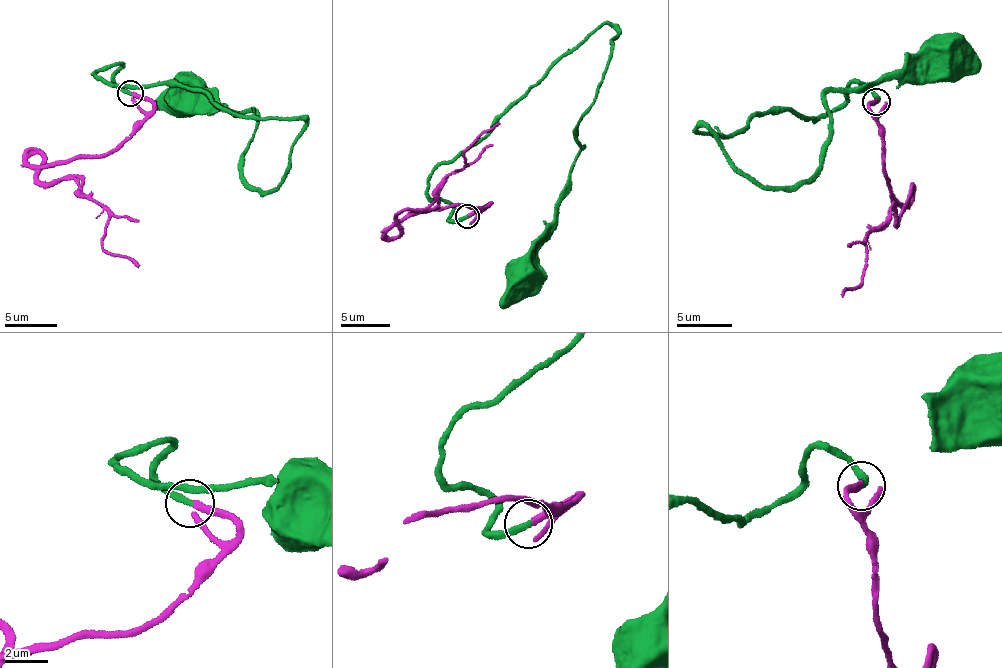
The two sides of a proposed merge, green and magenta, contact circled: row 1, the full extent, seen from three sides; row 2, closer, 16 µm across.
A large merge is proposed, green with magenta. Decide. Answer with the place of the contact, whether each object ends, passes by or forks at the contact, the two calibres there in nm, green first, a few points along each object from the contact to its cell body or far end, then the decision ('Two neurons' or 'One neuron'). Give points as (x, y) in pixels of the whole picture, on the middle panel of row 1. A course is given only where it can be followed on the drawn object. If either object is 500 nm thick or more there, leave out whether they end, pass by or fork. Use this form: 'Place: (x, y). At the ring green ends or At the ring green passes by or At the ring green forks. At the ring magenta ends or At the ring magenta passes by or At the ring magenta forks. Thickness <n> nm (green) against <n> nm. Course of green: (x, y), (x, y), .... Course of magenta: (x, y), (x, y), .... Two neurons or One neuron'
Place: (467, 216). At the ring green ends. At the ring magenta ends. Thickness 320 nm (green) against 320 nm. Course of green: (467, 216), (449, 219), (429, 177), (611, 24), (598, 93), (574, 134), (582, 149), (529, 275). Course of magenta: (467, 216), (490, 203), (398, 215), (425, 210), (466, 166), (464, 151), (500, 123). One neuron

